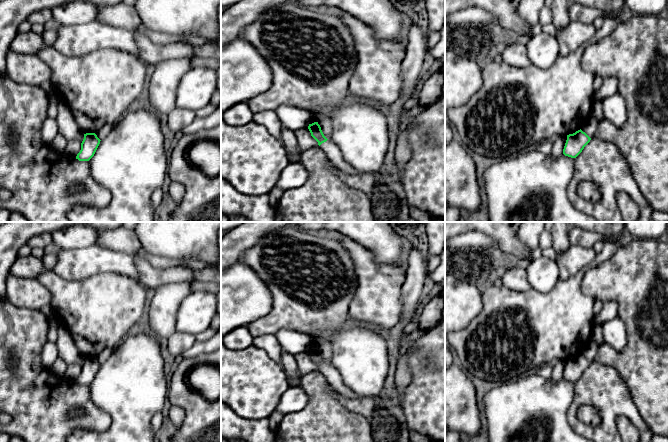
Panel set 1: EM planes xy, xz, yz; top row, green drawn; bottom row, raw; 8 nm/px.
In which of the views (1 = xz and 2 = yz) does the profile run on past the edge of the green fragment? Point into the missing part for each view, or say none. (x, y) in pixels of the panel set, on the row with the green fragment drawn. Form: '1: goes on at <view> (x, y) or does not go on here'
1: goes on at xz (330, 148)
2: does not go on here

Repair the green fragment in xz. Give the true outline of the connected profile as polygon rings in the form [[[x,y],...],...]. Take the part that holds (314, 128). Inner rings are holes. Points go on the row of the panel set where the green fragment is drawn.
[[[318,122],[309,124],[308,129],[311,133],[311,136],[318,142],[319,148],[325,152],[333,164],[348,174],[359,173],[356,168],[344,160],[338,146],[324,136]]]

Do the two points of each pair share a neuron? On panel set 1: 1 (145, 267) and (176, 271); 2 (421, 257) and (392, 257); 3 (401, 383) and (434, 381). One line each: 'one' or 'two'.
1: one
2: two
3: two

